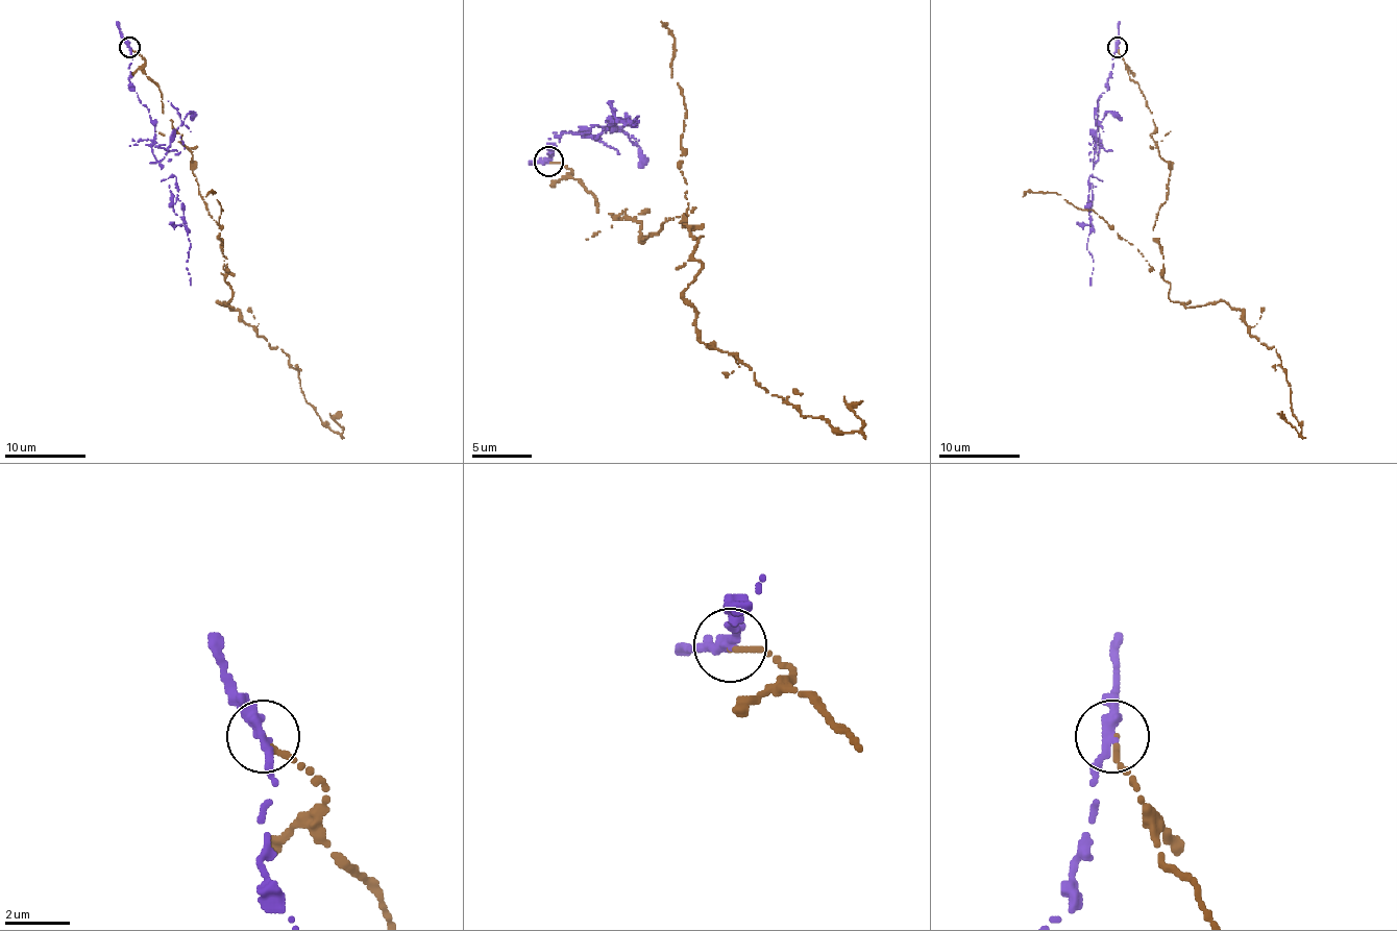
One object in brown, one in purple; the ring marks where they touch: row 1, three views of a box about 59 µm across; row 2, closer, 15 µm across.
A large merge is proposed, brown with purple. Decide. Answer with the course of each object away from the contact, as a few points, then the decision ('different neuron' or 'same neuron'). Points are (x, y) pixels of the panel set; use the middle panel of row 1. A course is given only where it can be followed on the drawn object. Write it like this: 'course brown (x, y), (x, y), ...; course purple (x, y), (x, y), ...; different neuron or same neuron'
course brown (549, 163), (642, 238), (684, 214), (703, 343), (850, 433), (861, 403); course purple (549, 161), (549, 148), (564, 130), (585, 133), (618, 118), (630, 124), (639, 115), (633, 124), (639, 121); different neuron

